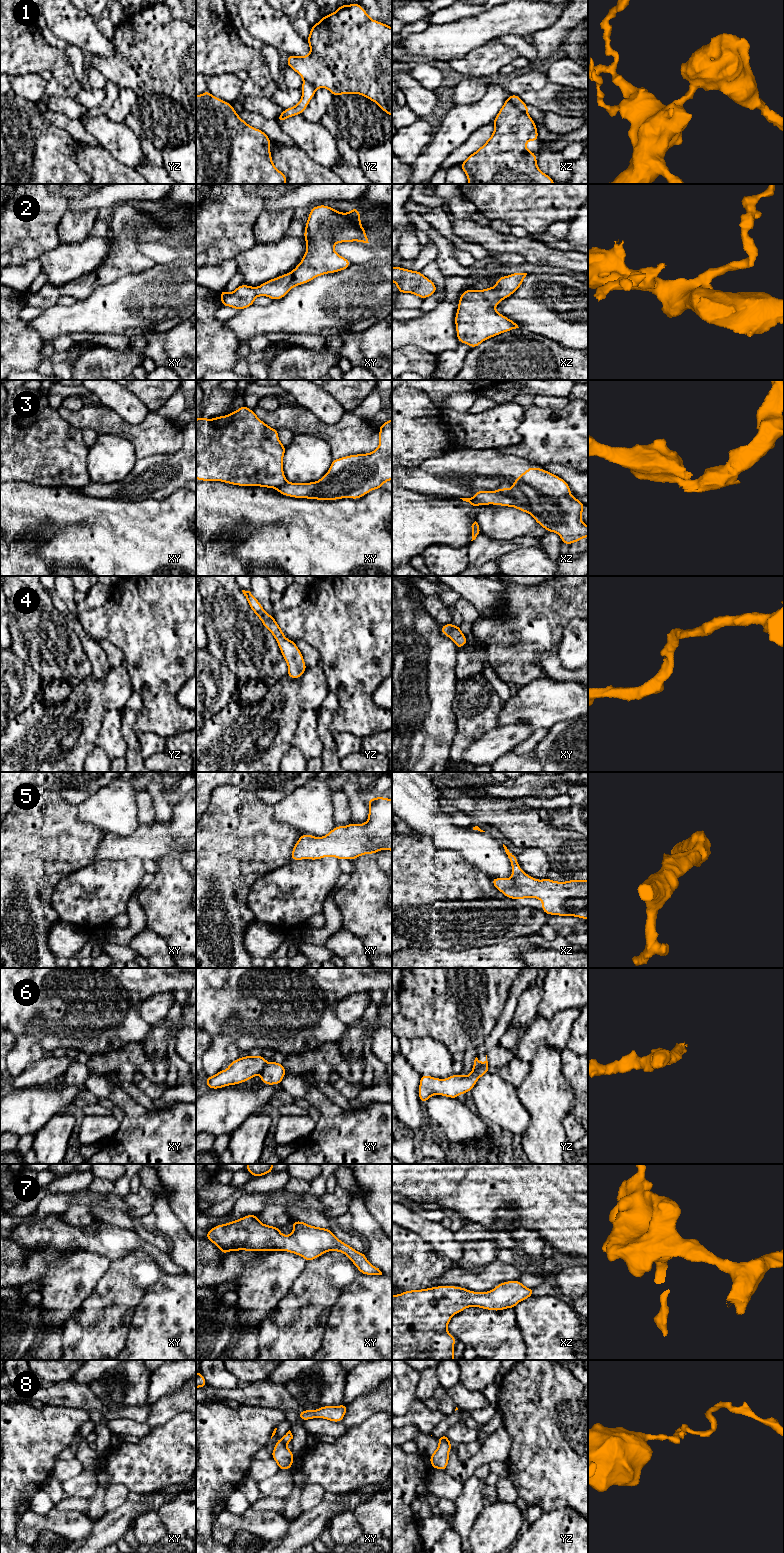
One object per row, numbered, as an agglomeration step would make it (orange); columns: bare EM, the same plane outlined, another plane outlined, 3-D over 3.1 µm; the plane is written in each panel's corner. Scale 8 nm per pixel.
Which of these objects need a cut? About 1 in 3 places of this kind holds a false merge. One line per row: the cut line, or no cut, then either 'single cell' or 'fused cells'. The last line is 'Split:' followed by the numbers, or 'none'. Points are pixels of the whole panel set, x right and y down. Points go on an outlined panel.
1: cut in xz along (508, 98), (520, 109), (527, 111); fused cells
2: no cut; single cell
3: cut in xy along (286, 481), (277, 489); fused cells
4: no cut; single cell
5: no cut; single cell
6: cut in yz along (487, 1065), (473, 1067); fused cells
7: no cut; single cell
8: cut in xy along (281, 1438), (285, 1443); fused cells
Split: 1, 3, 6, 8

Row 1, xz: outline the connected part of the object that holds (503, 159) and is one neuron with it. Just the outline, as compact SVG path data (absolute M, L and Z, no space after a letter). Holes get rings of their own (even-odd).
M508 98L492 123L495 128L491 137L460 164L468 184L555 184L538 168L536 153L527 150L527 141L539 141L536 123L528 111L520 110Z

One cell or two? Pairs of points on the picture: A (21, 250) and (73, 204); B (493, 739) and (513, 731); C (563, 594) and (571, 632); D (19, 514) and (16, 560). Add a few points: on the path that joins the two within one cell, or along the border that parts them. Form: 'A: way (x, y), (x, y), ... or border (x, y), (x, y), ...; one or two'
A: border (68, 199), (67, 209); two
B: way (498, 739), (505, 739), (508, 736); one
C: border (577, 618), (566, 624), (559, 643); two
D: border (10, 537), (18, 549), (33, 549), (39, 557); two

